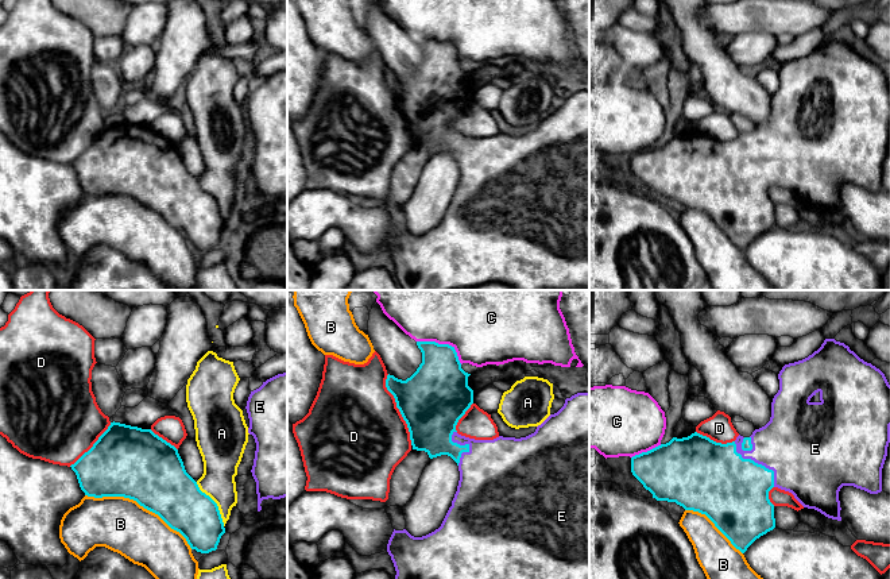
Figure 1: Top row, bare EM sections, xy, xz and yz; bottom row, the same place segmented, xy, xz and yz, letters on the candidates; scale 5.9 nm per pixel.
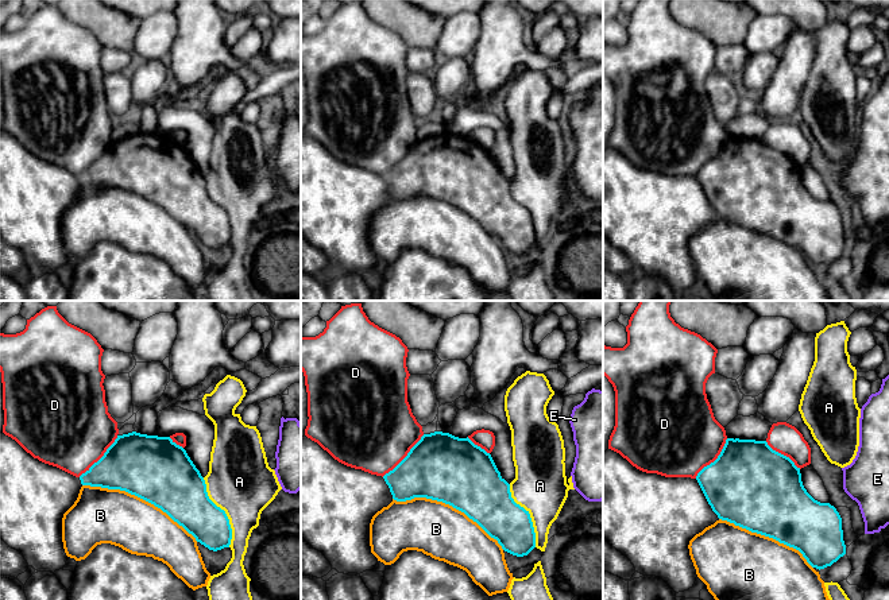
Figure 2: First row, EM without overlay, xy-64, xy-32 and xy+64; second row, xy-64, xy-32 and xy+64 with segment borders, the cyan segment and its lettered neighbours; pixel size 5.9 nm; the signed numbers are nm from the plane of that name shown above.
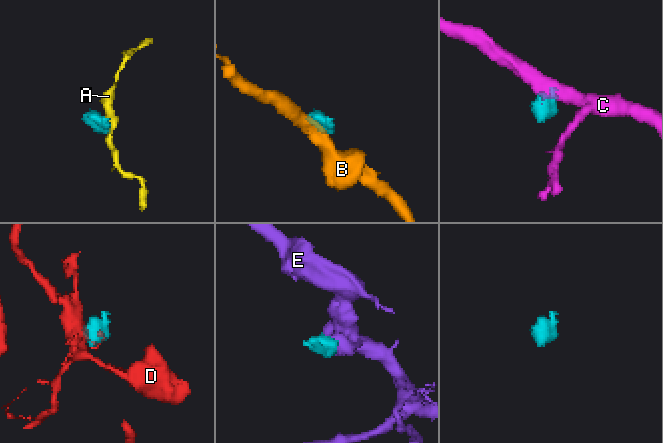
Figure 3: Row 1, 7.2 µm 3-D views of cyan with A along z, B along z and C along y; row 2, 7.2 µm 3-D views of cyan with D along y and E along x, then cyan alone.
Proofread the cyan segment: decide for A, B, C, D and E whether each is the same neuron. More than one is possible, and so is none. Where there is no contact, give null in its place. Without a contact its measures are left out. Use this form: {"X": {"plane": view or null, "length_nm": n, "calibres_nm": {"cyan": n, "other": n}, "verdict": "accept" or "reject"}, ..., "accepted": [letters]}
{"A": {"plane": "xy", "length_nm": 320, "calibres_nm": {"cyan": 300, "other": 200}, "verdict": "reject"}, "B": {"plane": "xy", "length_nm": 700, "calibres_nm": {"cyan": 420, "other": 320}, "verdict": "reject"}, "C": {"plane": "xz", "length_nm": 300, "calibres_nm": {"cyan": 340, "other": 380}, "verdict": "reject"}, "D": {"plane": "xz", "length_nm": 440, "calibres_nm": {"cyan": 400, "other": 500}, "verdict": "reject"}, "E": {"plane": "yz", "length_nm": 360, "calibres_nm": {"cyan": 420, "other": 400}, "verdict": "accept"}, "accepted": ["E"]}

